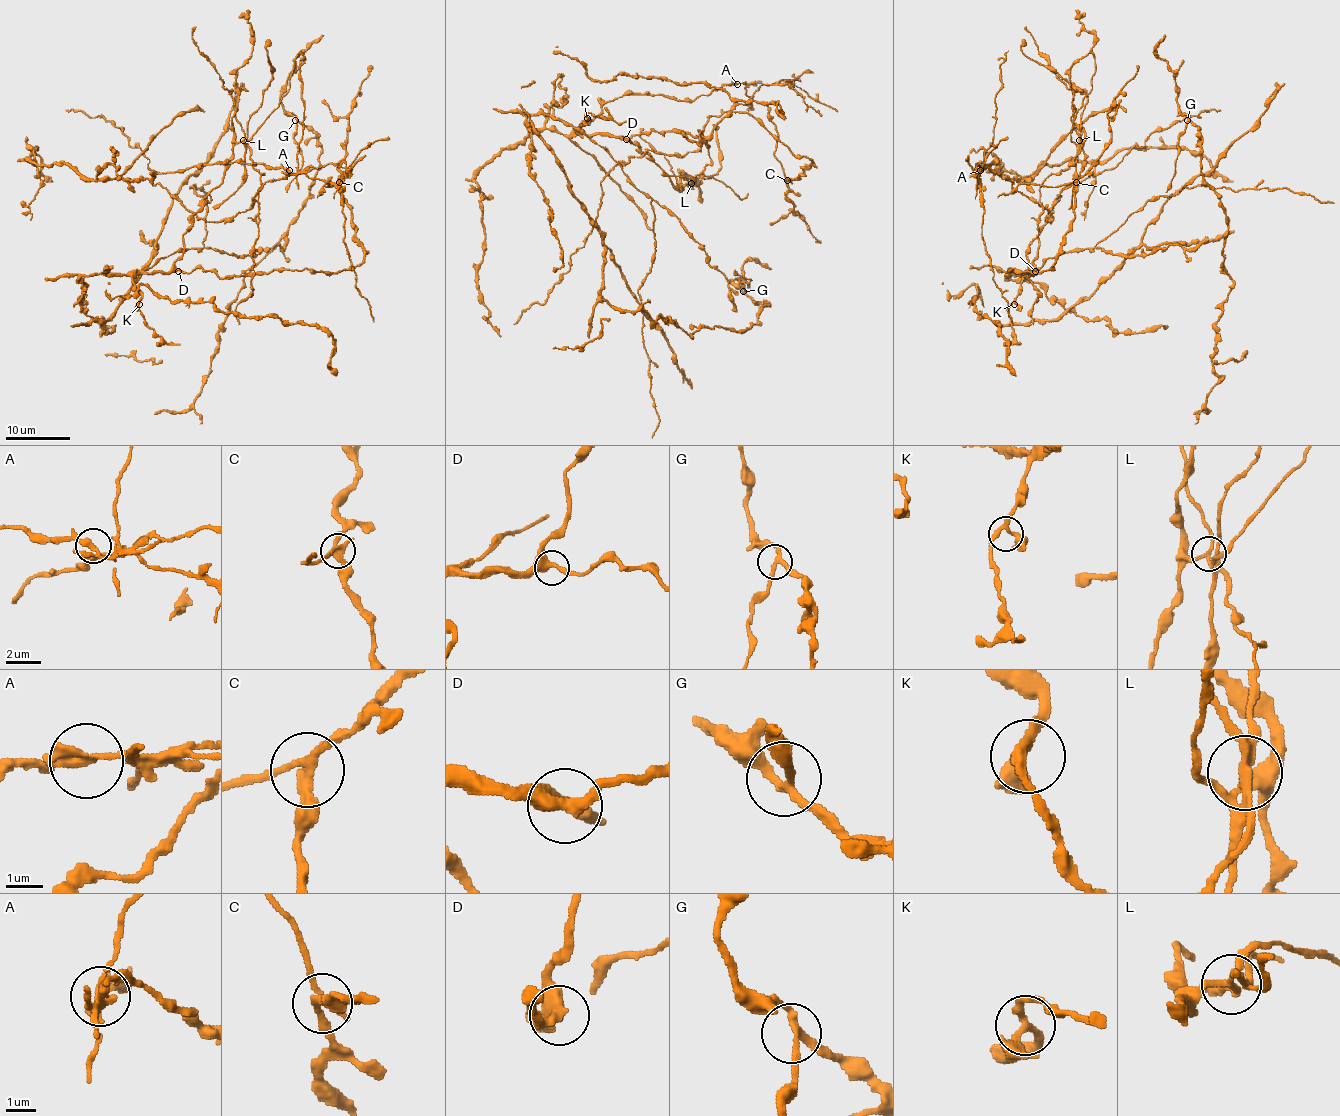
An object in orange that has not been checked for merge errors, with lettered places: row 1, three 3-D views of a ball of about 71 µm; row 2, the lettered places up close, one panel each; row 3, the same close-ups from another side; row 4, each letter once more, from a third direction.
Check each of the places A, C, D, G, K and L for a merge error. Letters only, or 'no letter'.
A, C, L

